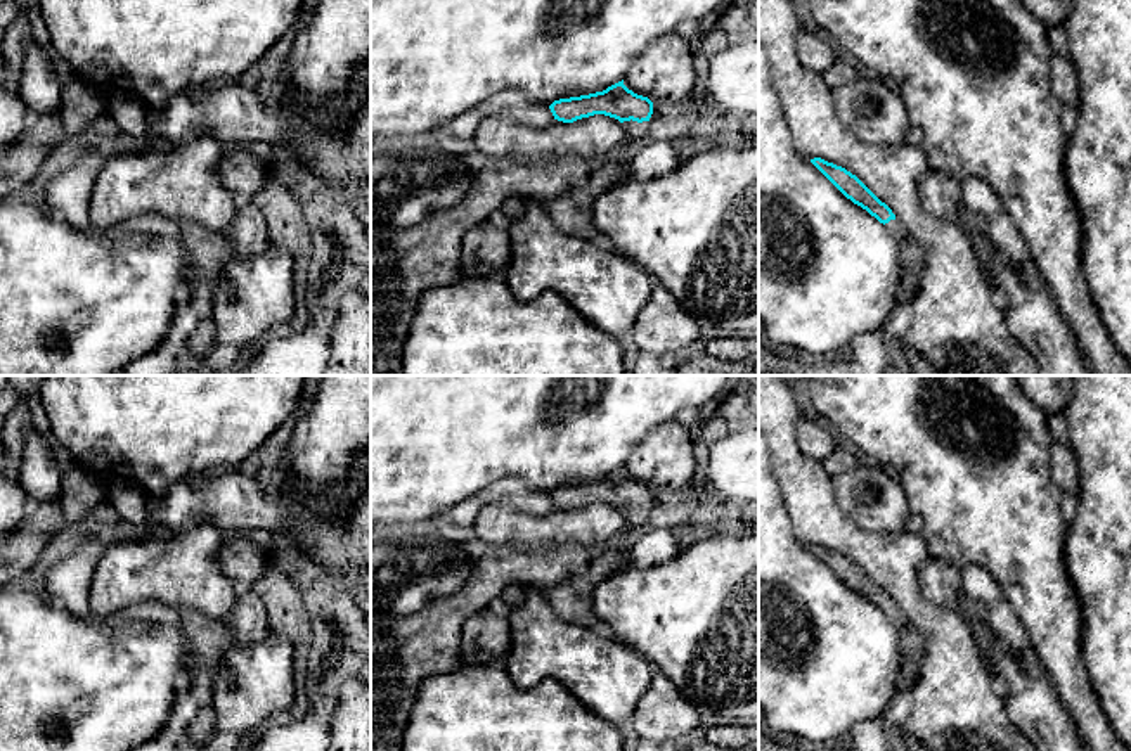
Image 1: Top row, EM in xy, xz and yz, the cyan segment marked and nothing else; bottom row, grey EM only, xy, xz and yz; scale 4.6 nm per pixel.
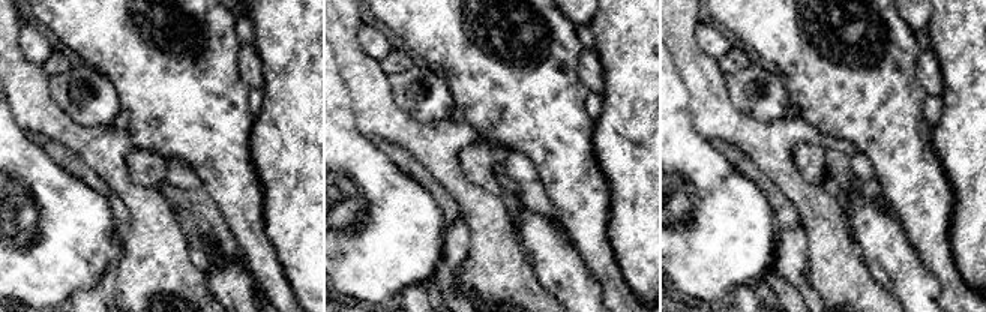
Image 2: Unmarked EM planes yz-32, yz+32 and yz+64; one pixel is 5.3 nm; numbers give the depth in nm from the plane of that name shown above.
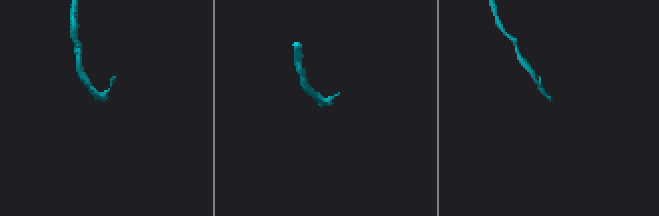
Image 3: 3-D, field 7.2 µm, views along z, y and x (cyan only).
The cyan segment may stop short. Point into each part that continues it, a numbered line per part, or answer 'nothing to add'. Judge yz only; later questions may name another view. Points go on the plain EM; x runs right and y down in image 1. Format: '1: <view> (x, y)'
1: yz (894, 615)

